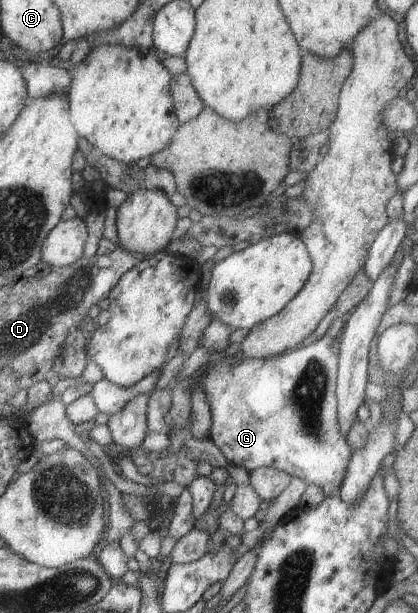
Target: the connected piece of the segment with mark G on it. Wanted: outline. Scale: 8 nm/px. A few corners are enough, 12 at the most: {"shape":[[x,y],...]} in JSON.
{"shape":[[339,340],[200,366],[208,446],[338,496]]}

